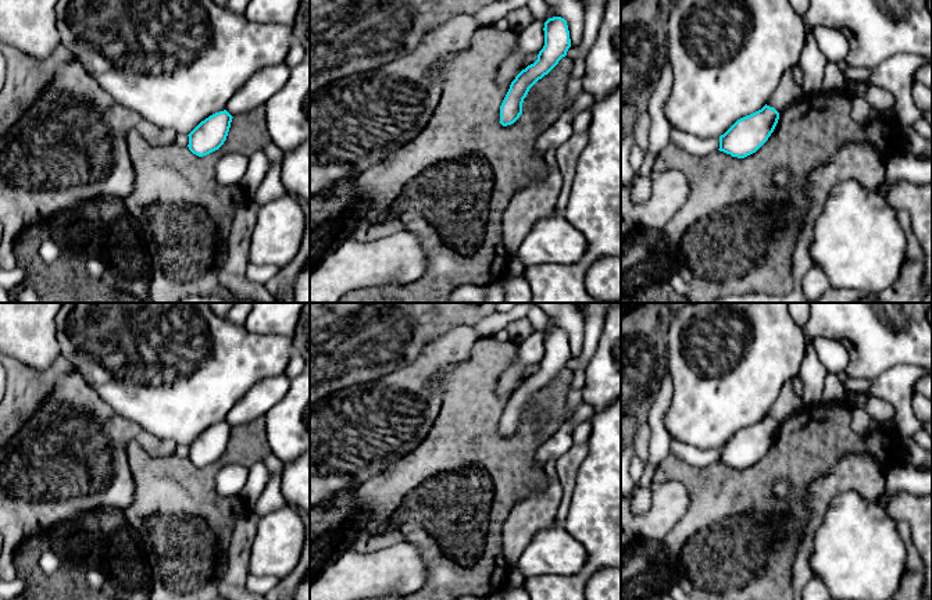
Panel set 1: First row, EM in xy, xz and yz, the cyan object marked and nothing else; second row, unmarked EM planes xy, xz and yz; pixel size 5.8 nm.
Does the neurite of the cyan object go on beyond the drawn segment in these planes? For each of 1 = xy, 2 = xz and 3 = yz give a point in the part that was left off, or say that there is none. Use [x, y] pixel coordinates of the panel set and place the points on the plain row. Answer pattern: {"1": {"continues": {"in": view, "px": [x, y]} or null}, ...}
{"1": {"continues": null}, "2": {"continues": null}, "3": {"continues": null}}

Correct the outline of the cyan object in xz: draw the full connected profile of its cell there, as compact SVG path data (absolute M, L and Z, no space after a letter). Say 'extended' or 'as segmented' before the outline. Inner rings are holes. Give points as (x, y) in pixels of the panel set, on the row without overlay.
as segmented; M549 329L543 342L544 357L539 362L538 371L515 388L500 417L500 435L503 438L511 436L519 429L529 400L547 386L571 358L569 342L564 329Z

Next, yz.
as segmented; M769 417L738 431L719 447L719 462L744 469L756 464L771 447L779 431L779 424Z

